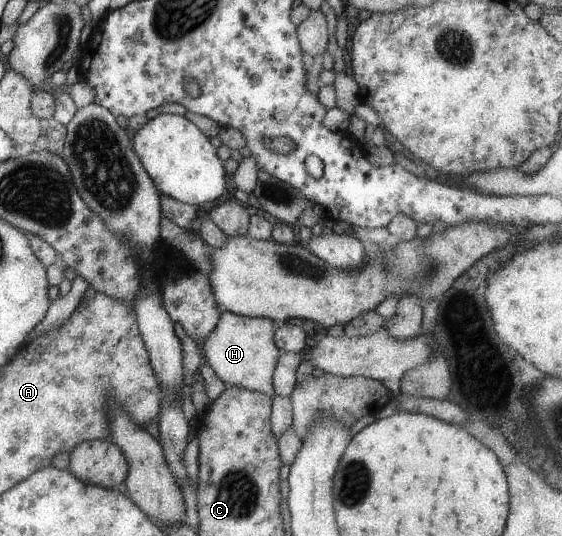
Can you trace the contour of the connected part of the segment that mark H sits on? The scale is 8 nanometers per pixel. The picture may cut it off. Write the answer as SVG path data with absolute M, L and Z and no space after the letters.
M228 310L221 312L214 330L203 340L202 352L208 366L226 387L242 387L274 396L271 380L280 351L273 341L276 325L262 317L245 317Z

